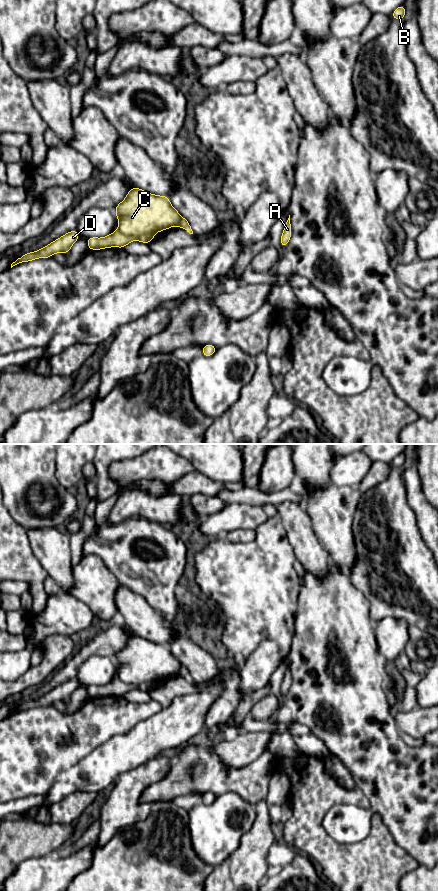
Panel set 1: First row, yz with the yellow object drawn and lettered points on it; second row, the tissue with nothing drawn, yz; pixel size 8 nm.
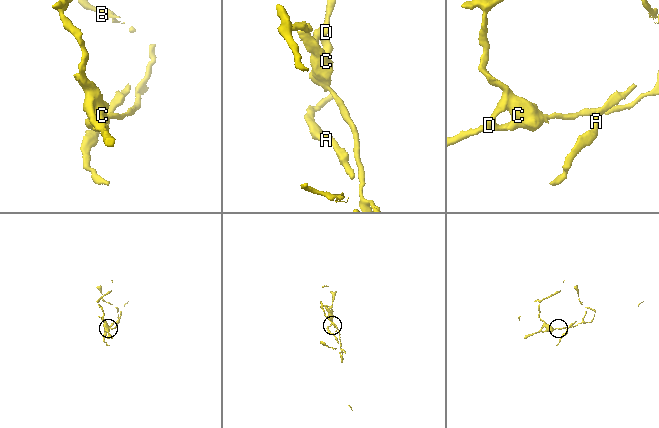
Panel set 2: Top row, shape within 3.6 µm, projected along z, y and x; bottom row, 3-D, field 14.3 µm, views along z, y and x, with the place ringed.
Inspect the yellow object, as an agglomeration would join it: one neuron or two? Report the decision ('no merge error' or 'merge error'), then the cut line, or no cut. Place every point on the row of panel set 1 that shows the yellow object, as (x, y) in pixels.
merge error; cut in yz along (117, 230), (123, 234), (133, 236), (154, 233)

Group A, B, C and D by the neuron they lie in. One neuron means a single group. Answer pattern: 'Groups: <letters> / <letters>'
Groups: A B C / D

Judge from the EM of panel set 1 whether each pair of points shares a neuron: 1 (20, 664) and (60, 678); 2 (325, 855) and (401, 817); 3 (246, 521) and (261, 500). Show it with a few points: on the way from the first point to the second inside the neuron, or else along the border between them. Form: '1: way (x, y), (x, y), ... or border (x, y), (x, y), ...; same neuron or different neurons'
1: border (69, 657), (52, 673); different neurons
2: border (373, 812), (380, 816), (382, 822), (398, 844); different neurons
3: border (235, 502), (258, 504), (261, 507); different neurons

